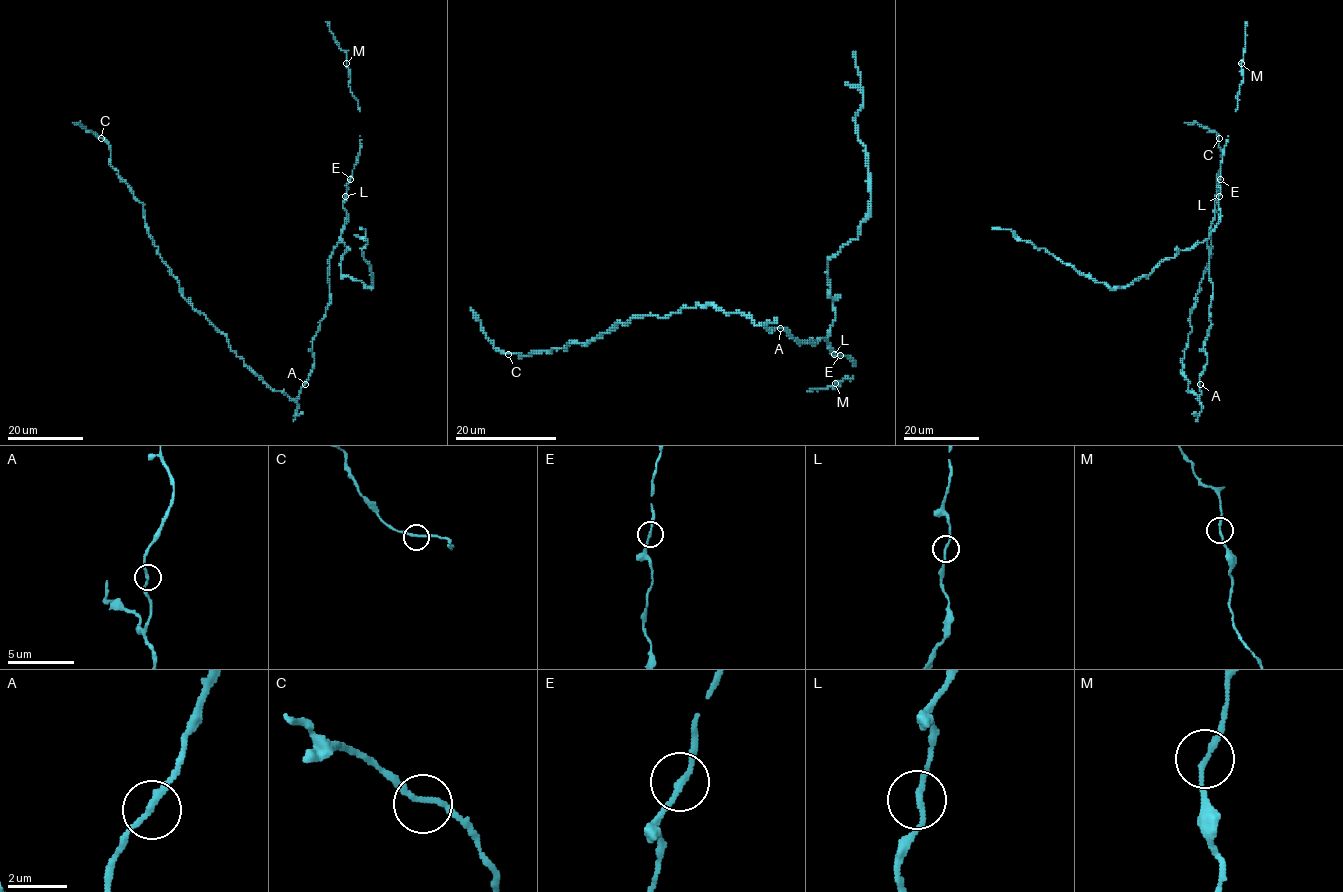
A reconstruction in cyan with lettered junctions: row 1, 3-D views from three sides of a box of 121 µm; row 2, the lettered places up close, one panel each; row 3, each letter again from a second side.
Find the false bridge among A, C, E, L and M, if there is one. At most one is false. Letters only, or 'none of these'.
none of these

